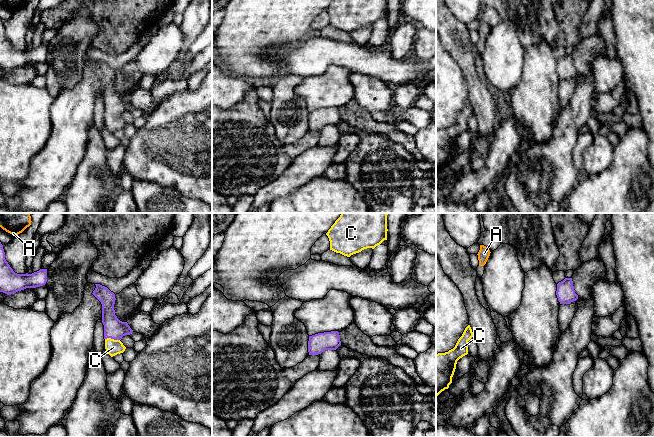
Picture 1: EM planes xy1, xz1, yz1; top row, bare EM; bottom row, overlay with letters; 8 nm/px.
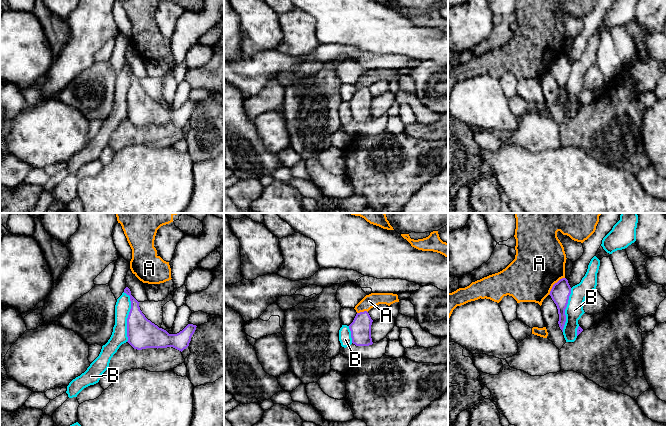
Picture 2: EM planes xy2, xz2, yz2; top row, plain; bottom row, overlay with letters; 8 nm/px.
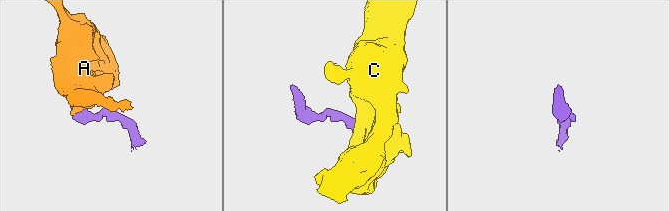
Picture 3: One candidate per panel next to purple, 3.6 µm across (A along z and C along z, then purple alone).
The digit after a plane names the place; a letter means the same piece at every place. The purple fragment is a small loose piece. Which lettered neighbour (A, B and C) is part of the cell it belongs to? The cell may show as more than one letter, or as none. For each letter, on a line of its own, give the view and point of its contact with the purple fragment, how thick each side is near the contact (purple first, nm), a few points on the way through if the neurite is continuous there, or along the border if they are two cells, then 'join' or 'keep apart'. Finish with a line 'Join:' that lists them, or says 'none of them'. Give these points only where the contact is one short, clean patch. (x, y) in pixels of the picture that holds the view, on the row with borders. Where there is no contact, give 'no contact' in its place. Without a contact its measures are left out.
A: contact yz2 (554, 284); calibres 160 and 400 nm; border yz2 (564, 277), (560, 278), (553, 285), (548, 294); keep apart
B: contact xy2 (128, 316); calibres 240 and 130 nm; border xy2 (123, 292), (129, 296), (130, 301), (126, 341); keep apart
C: contact xy1 (112, 338); calibres 160 and 130 nm; way xy1 (115, 329), (112, 338), (113, 347); join
Join: C

